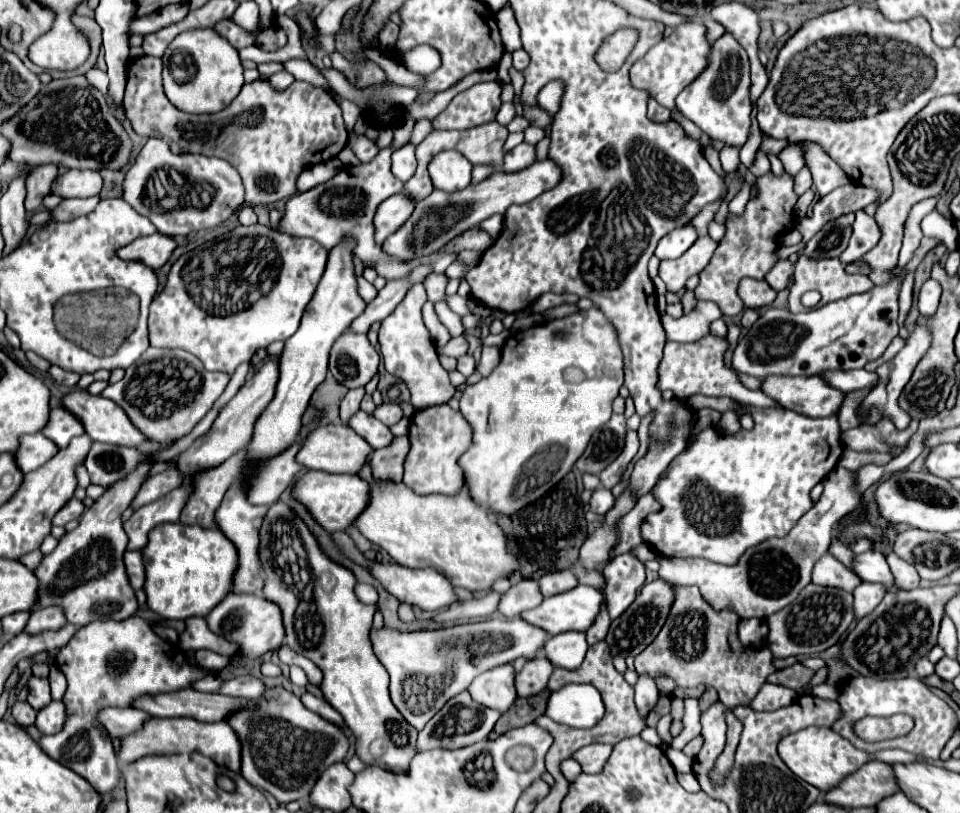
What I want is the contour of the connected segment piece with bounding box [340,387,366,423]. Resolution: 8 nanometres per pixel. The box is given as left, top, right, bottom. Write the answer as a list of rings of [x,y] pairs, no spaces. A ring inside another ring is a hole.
[[[356,387],[356,389],[350,389],[350,391],[346,393],[346,397],[344,397],[342,405],[340,405],[340,419],[342,419],[344,423],[348,423],[348,419],[360,409],[360,401],[362,401],[364,393],[366,393],[364,387]]]

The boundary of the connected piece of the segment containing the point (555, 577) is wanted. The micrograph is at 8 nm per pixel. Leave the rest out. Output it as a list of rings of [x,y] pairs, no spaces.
[[[554,571],[554,573],[542,575],[538,579],[538,585],[540,585],[540,591],[544,597],[552,597],[552,595],[574,589],[578,585],[578,579],[572,571]]]

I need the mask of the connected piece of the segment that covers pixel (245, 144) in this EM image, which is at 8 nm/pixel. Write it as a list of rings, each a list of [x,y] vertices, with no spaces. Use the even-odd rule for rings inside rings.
[[[150,55],[132,57],[126,65],[128,83],[126,83],[126,115],[132,123],[132,129],[140,137],[158,137],[164,139],[172,153],[202,153],[208,157],[220,157],[226,159],[230,165],[236,167],[236,171],[242,177],[244,189],[246,189],[246,205],[268,205],[278,199],[292,197],[296,193],[296,177],[302,169],[328,161],[336,157],[346,141],[348,133],[342,121],[342,109],[340,105],[320,87],[314,87],[304,81],[294,81],[284,91],[274,91],[272,85],[264,79],[246,83],[238,97],[222,111],[212,115],[190,115],[182,113],[178,107],[174,107],[168,97],[162,91],[162,61]]]

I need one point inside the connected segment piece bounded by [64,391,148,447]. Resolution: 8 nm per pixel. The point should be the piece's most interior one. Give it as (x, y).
(104, 421)

